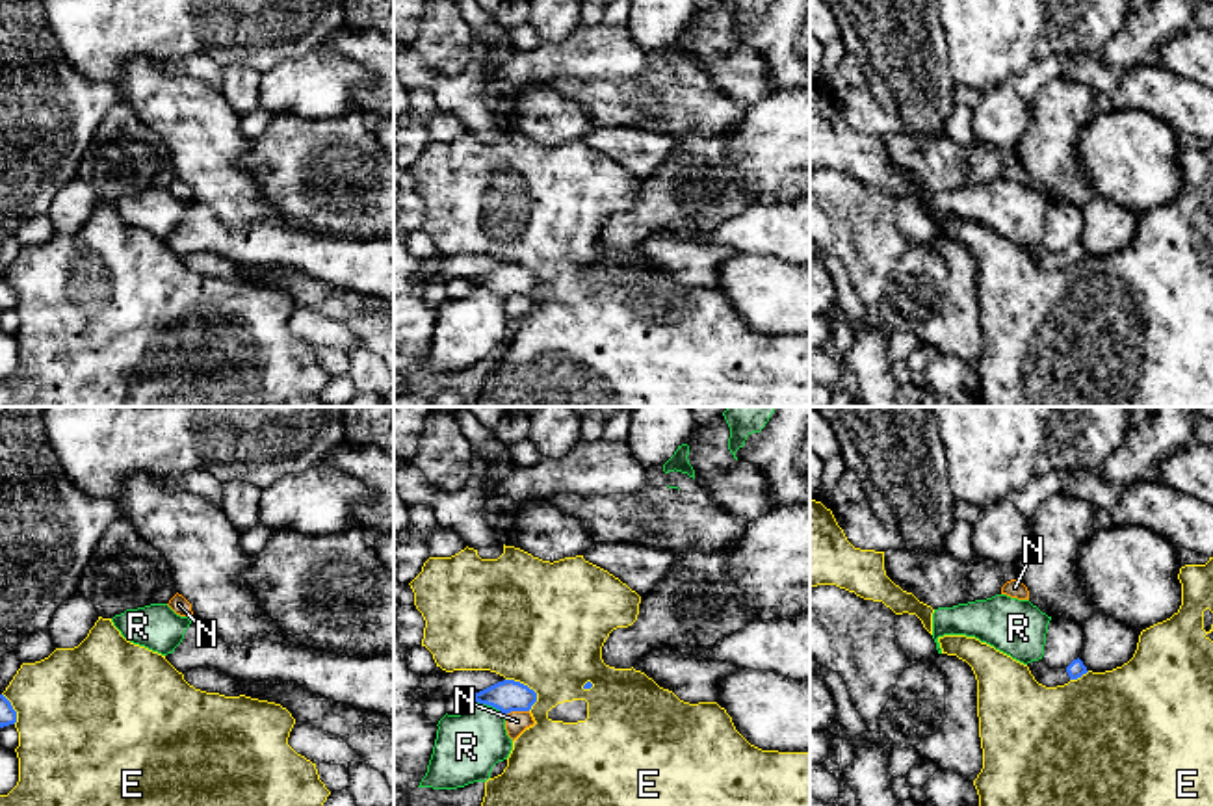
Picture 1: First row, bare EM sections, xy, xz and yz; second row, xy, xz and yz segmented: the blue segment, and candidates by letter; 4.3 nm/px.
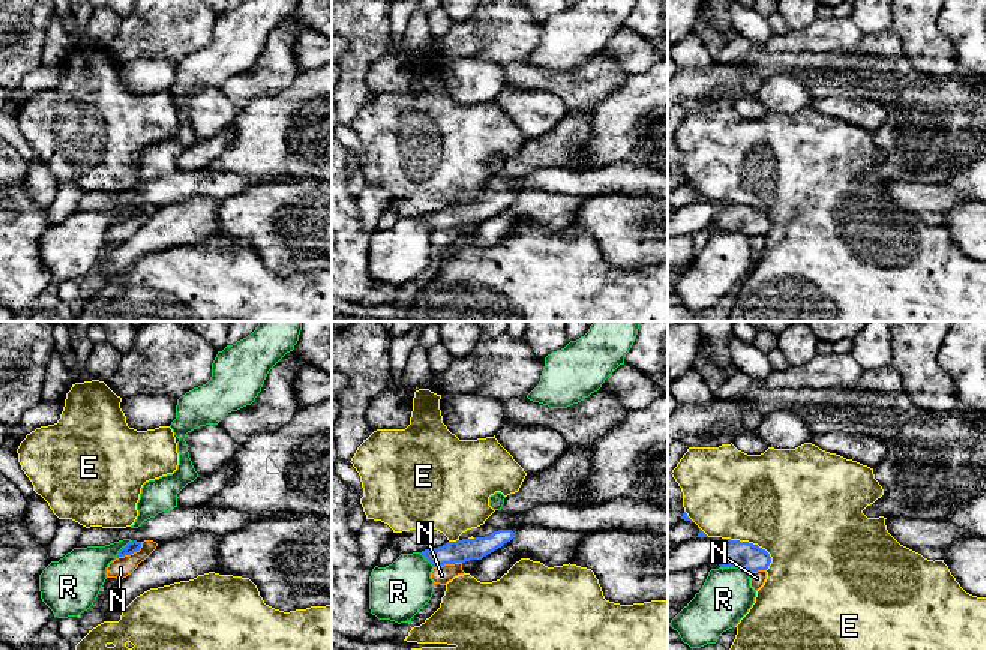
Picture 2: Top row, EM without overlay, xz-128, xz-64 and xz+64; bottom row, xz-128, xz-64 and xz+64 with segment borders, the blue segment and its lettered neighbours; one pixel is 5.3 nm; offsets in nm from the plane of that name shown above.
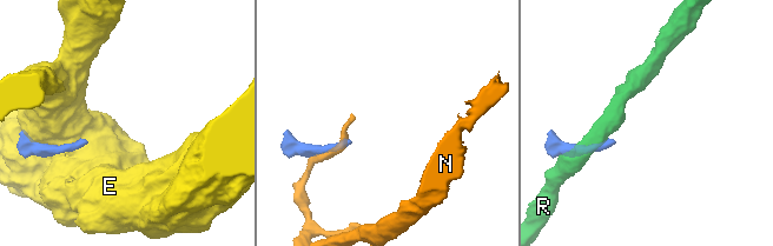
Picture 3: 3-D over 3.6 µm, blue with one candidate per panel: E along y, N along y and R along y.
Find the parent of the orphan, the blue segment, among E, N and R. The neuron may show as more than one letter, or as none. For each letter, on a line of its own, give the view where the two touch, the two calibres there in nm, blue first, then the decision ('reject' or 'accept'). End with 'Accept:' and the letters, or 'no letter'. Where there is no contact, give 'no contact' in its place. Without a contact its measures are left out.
E: contact in xz; calibres 140 and 480 nm; reject
N: contact in xz; calibres 140 and 100 nm; reject
R: contact in xz; calibres 140 and 280 nm; reject
Accept: no letter

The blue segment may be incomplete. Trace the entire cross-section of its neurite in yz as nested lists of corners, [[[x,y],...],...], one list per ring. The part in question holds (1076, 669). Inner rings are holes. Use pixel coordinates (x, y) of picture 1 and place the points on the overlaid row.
[[[1077,657],[1066,669],[1050,669],[1042,659],[1027,663],[1035,680],[1046,687],[1064,685],[1087,674],[1087,667]]]

